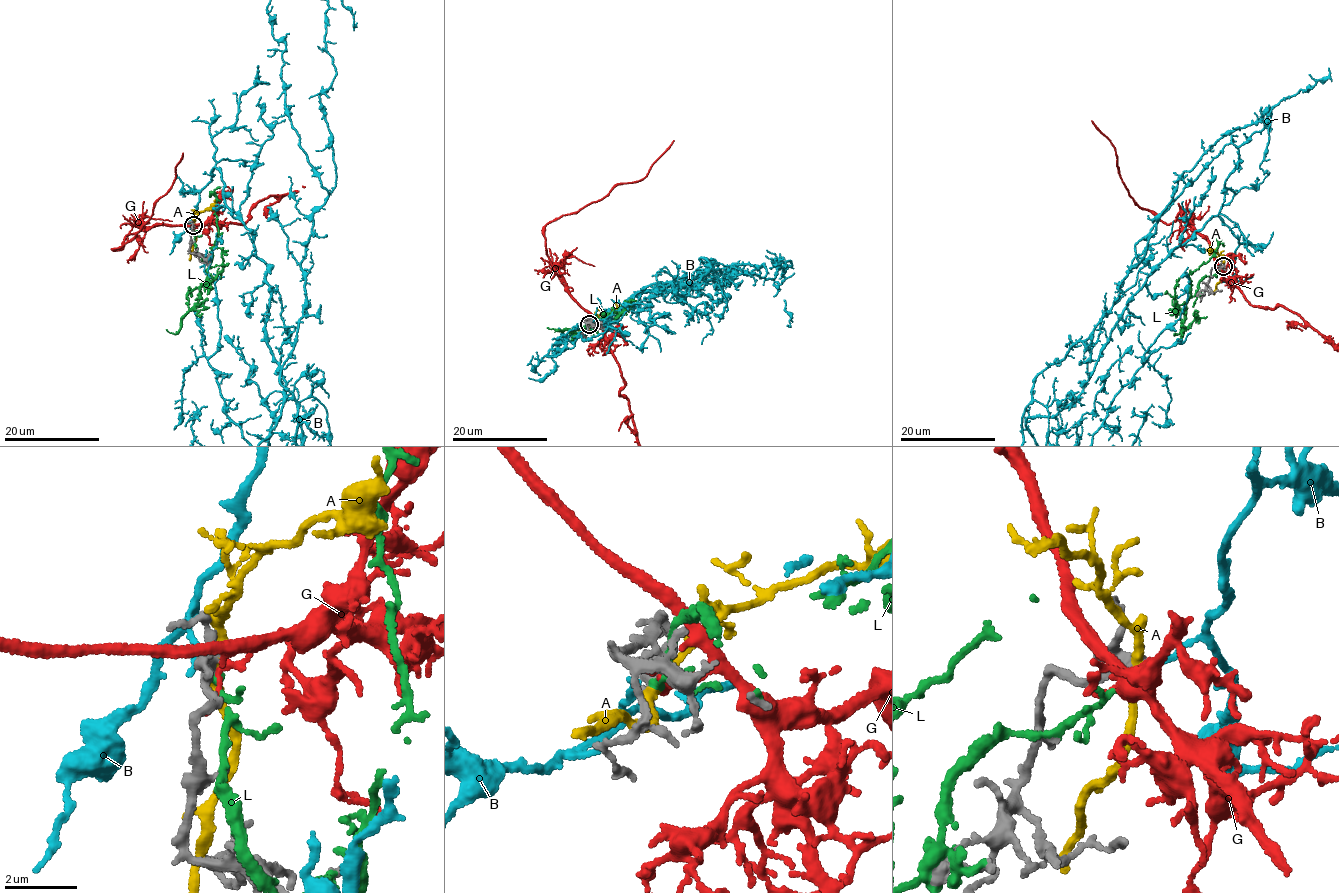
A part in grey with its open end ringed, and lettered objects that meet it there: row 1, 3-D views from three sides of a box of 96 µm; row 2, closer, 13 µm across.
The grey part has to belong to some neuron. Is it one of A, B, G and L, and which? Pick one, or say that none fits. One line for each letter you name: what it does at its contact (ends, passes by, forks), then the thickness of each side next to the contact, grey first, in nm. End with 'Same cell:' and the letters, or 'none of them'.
Same cell: none of them

